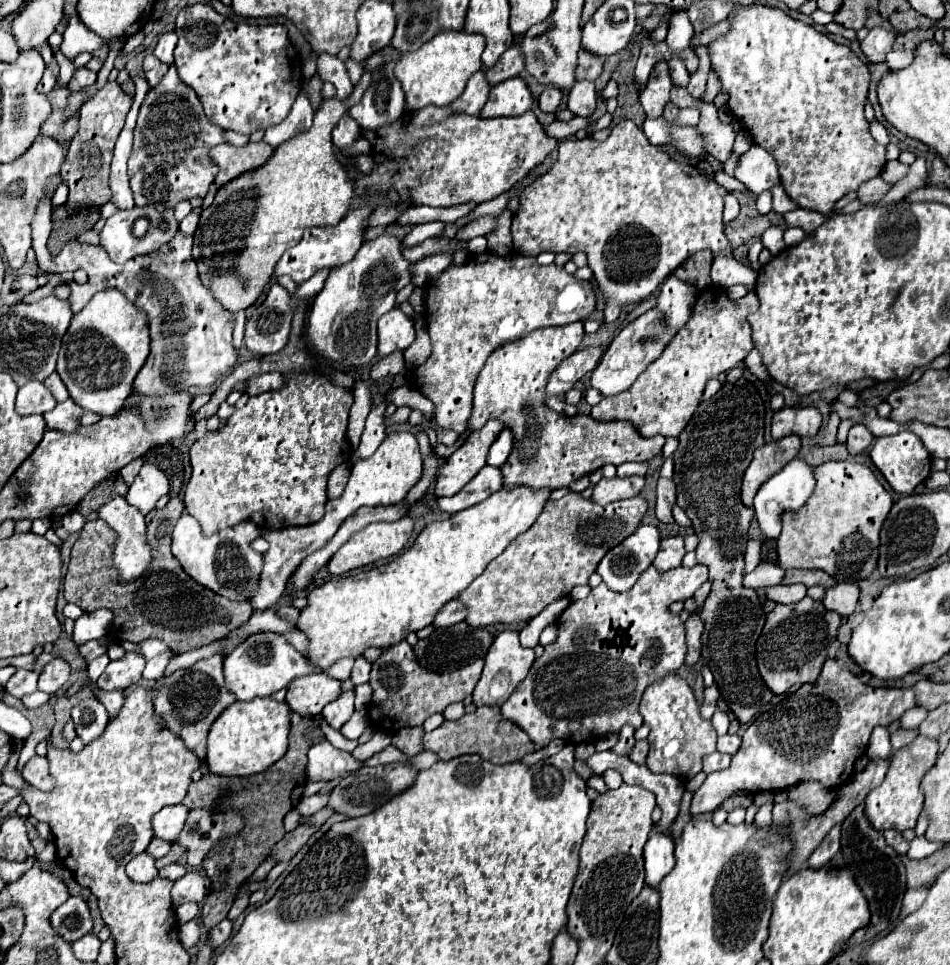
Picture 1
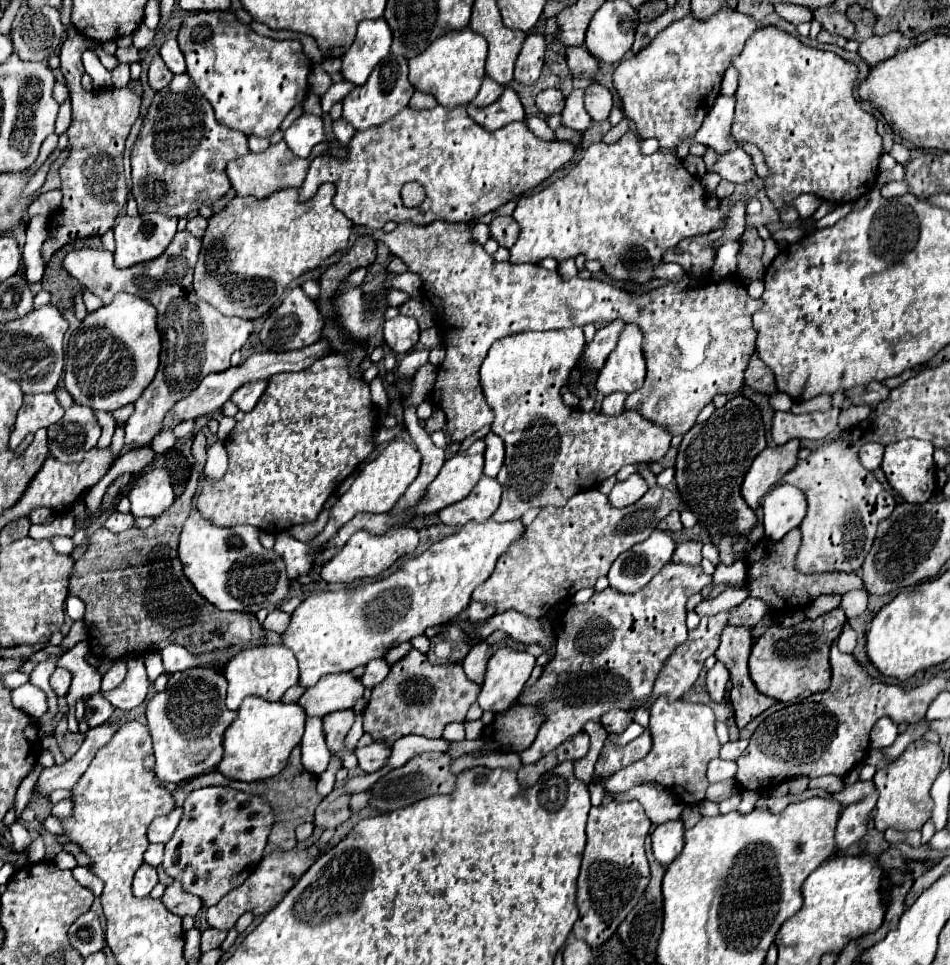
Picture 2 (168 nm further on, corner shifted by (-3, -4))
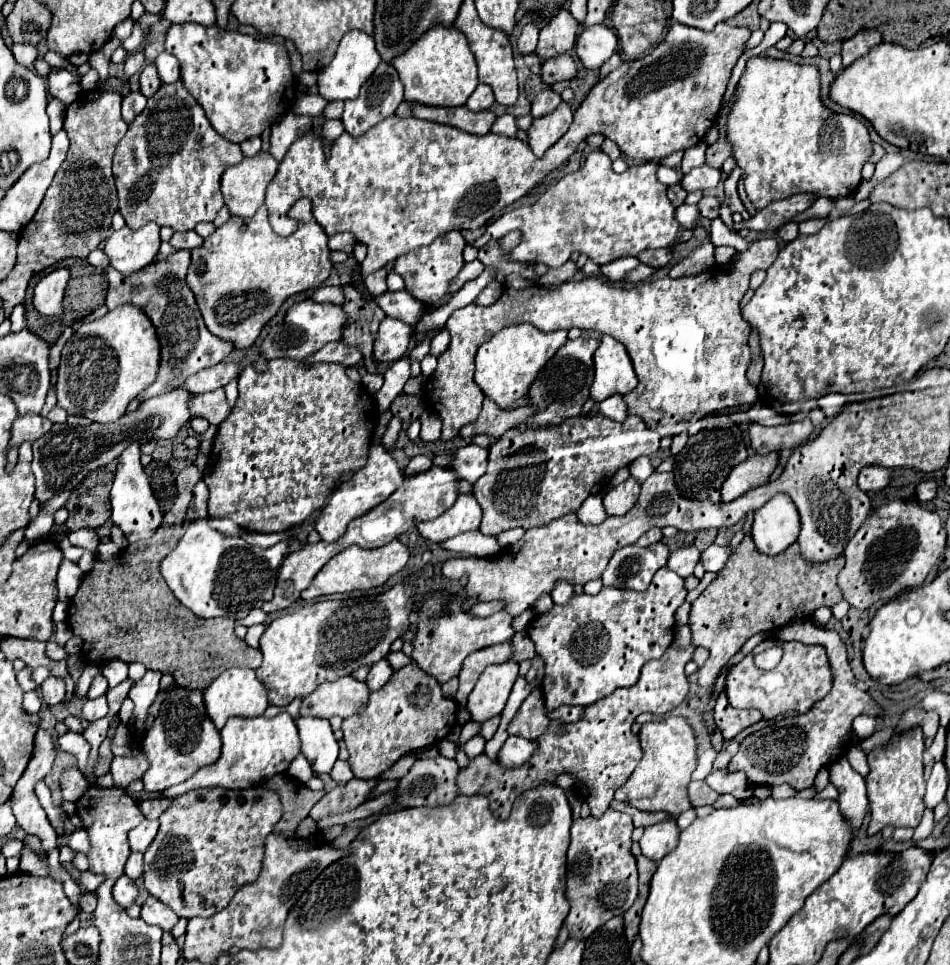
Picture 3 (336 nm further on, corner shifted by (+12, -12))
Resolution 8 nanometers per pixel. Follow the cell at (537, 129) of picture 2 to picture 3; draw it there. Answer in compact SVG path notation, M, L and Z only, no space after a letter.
M502 115L496 119L496 123L492 125L494 133L502 133L508 137L516 137L518 133L518 125L516 125L516 117L514 115Z

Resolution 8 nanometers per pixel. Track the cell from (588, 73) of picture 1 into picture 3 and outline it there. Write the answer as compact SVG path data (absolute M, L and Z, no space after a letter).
M564 53L560 57L544 59L542 63L542 81L548 85L560 83L560 81L572 81L576 77L576 63L574 59Z

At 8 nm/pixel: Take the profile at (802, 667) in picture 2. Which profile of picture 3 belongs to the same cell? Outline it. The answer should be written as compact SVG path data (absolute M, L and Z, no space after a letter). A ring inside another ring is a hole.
M766 639L760 645L754 647L752 653L748 653L738 665L734 665L728 673L726 679L726 695L732 707L736 709L758 709L762 711L762 715L766 719L772 719L784 711L796 711L796 713L804 713L808 711L808 707L812 707L816 701L820 701L822 697L828 695L832 687L832 673L830 664L824 647L821 645L805 645L796 643L796 641L774 641L774 639ZM780 645L784 649L784 657L782 661L766 671L754 665L754 655Z

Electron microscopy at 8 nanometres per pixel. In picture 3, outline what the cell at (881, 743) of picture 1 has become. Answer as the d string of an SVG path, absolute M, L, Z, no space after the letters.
M860 715L858 719L854 719L854 733L858 735L860 741L868 739L874 731L876 731L876 719L874 719L874 717Z

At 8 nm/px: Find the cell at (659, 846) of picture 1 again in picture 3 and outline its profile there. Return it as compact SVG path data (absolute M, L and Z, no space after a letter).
M660 821L656 825L646 827L642 839L640 839L640 849L642 855L660 861L664 855L668 855L676 843L678 843L678 825L674 821Z

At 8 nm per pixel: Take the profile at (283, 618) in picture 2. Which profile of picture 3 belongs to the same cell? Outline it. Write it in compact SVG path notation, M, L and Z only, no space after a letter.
M252 625L252 627L248 629L248 633L246 633L244 641L246 641L250 647L258 647L260 637L262 637L262 633L264 633L264 629L266 629L266 625Z

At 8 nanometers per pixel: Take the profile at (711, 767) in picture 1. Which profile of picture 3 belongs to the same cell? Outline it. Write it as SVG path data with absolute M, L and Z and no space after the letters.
M726 769L722 771L712 771L708 777L706 777L706 783L718 791L718 793L730 793L734 795L736 799L744 801L748 797L752 797L752 783L748 783L748 779L744 779L744 773L728 773Z

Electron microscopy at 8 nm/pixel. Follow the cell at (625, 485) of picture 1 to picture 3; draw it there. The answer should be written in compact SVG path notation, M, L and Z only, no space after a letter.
M634 477L628 481L612 487L604 495L604 509L608 515L624 515L630 511L630 507L636 503L636 497L640 493L640 485Z

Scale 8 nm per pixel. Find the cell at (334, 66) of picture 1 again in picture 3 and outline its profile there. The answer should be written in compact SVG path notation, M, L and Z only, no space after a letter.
M380 63L378 69L368 77L368 81L364 83L360 95L352 101L344 101L344 113L342 113L342 123L346 133L358 137L362 133L366 133L370 127L374 127L378 121L386 119L388 115L394 115L396 107L404 101L404 85L400 83L396 69L388 63Z

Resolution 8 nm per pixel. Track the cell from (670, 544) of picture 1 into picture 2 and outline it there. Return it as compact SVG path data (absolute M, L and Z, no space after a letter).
M685 541L681 545L677 545L675 553L673 553L673 563L685 563L685 565L699 565L701 563L701 549L703 543L699 541Z

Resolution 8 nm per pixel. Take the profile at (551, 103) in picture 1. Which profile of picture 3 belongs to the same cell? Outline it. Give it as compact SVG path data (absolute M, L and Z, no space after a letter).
M552 89L540 91L536 95L536 99L532 101L532 117L544 117L544 115L552 113L560 101L562 101L560 95L556 95Z

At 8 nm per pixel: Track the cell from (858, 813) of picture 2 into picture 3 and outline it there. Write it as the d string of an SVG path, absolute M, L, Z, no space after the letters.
M842 757L830 765L830 783L840 791L840 797L838 797L840 813L844 813L844 819L850 823L852 833L856 833L868 811L868 795L866 795L864 777L860 777L850 767L848 759Z

